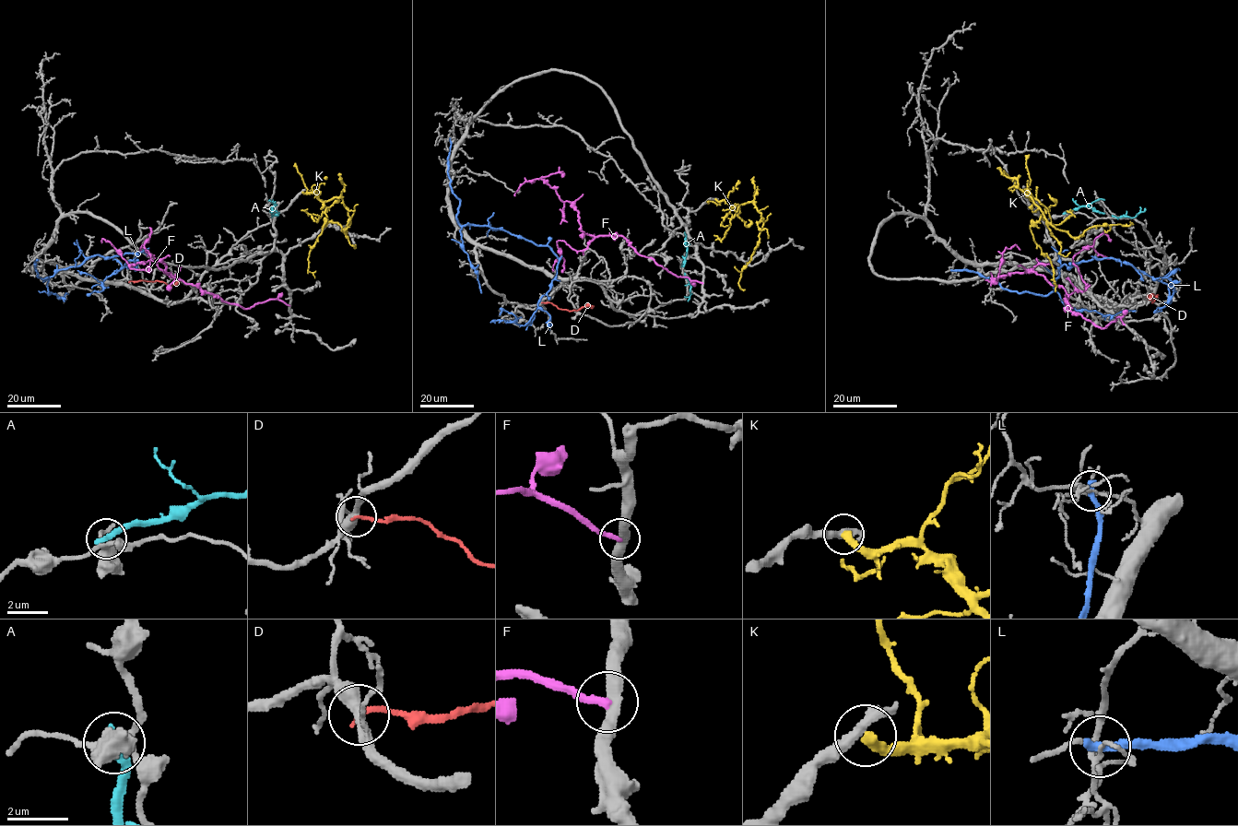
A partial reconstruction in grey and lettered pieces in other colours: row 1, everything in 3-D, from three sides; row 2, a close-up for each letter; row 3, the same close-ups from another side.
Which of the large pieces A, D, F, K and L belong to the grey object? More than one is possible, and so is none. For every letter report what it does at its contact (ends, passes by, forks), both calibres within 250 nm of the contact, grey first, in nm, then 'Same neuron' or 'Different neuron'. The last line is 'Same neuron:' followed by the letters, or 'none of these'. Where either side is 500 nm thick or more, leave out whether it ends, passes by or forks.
A: It ends there. Thickness 380 nm (grey) against 360 nm. Different neuron
D: It ends there. Thickness 380 nm (grey) against 150 nm. Different neuron
F: It ends there. Thickness 360 nm (grey) against 240 nm. Different neuron
K: It ends there. Thickness 360 nm (grey) against 360 nm. Different neuron
L: It ends there. Thickness 110 nm (grey) against 320 nm. Different neuron
Same neuron: none of these

